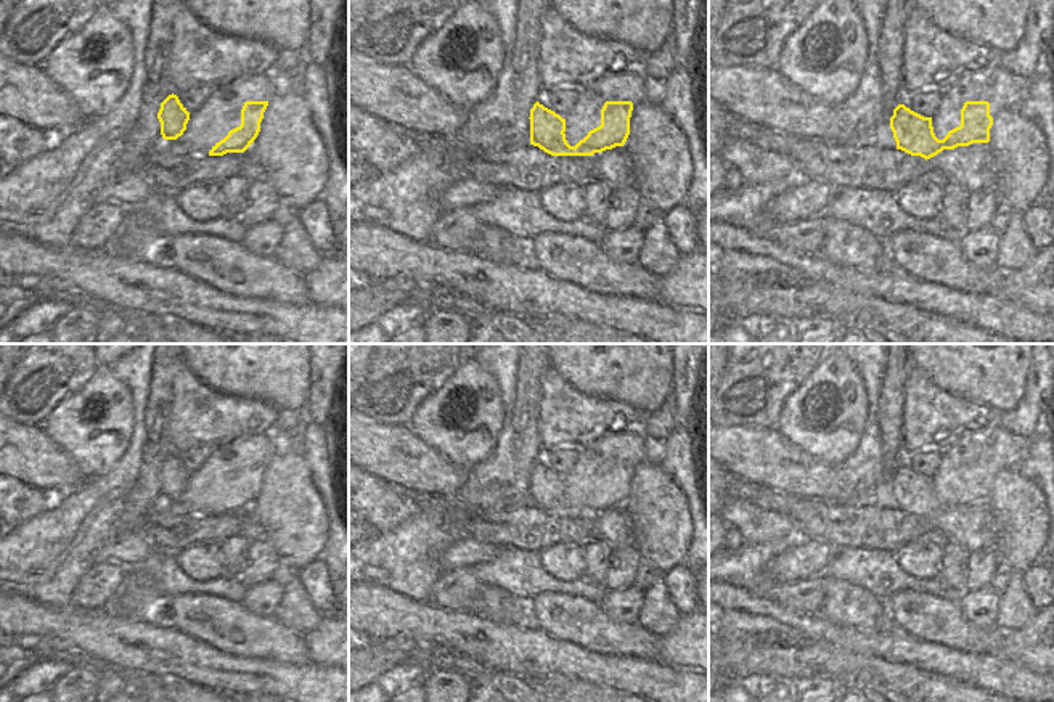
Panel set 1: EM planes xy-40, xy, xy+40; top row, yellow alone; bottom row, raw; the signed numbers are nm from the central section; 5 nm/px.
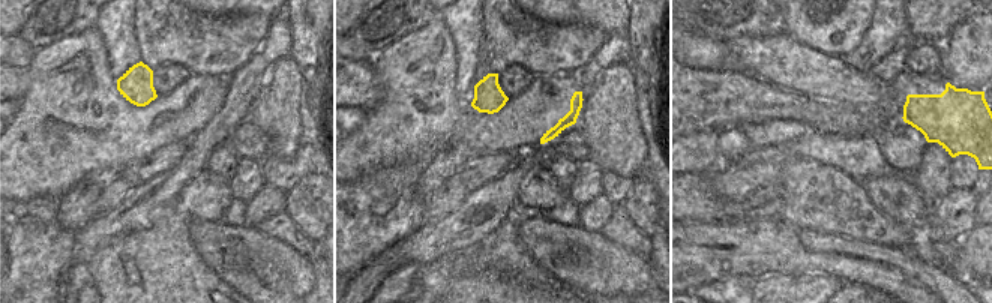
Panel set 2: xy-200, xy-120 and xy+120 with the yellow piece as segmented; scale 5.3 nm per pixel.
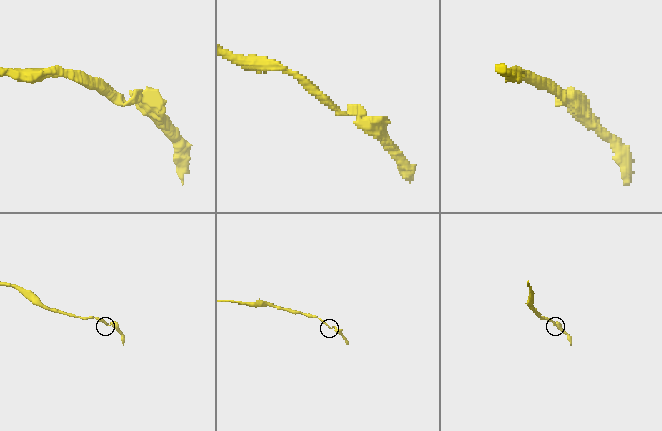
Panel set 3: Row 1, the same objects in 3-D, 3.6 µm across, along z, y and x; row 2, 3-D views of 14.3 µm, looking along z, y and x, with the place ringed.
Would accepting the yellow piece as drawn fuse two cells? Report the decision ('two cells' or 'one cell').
one cell

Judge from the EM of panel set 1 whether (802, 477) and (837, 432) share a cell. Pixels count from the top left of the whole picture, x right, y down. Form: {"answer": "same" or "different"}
{"answer": "different"}

